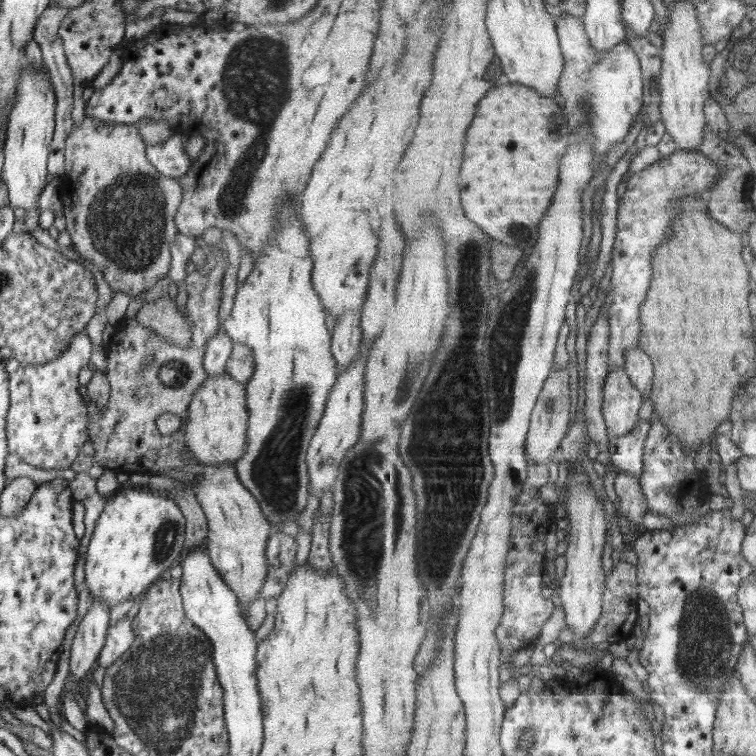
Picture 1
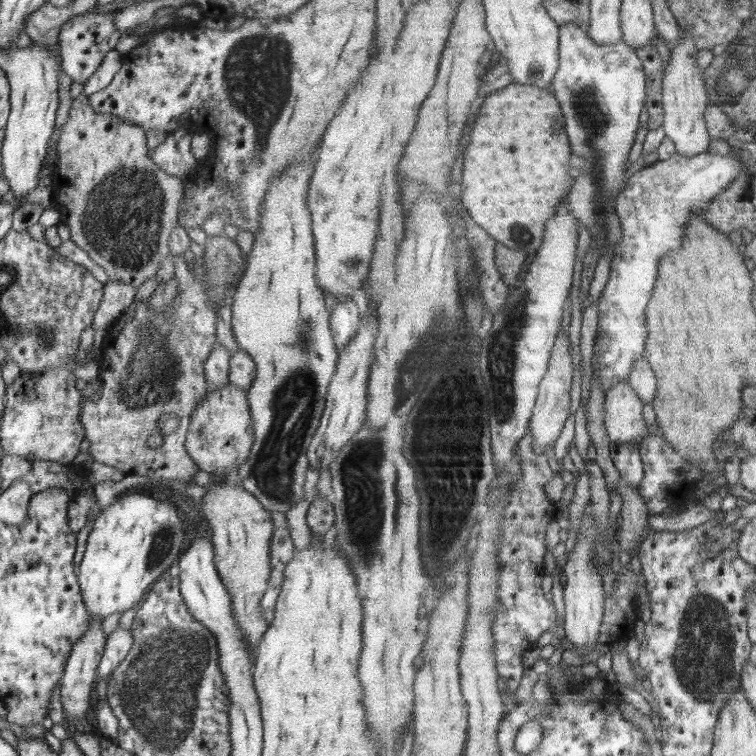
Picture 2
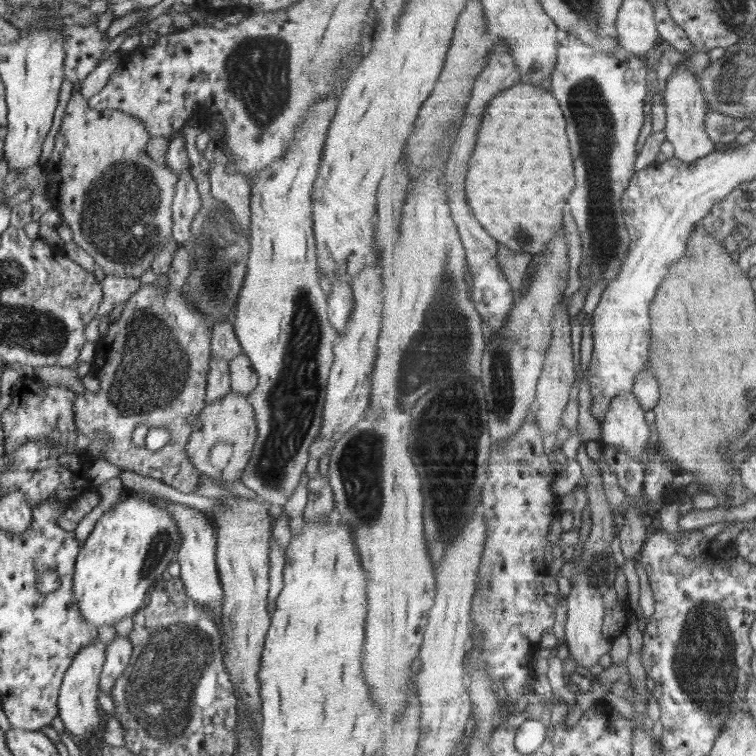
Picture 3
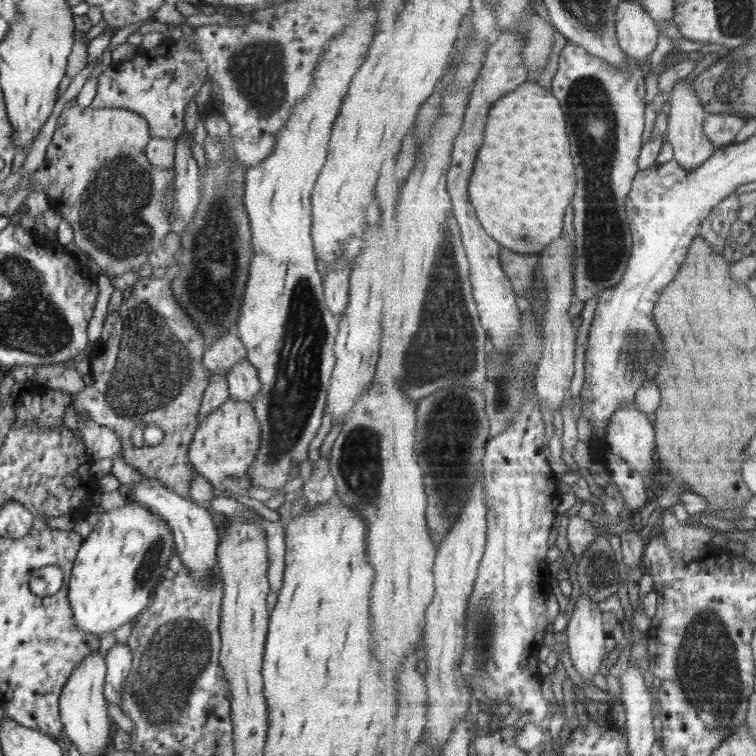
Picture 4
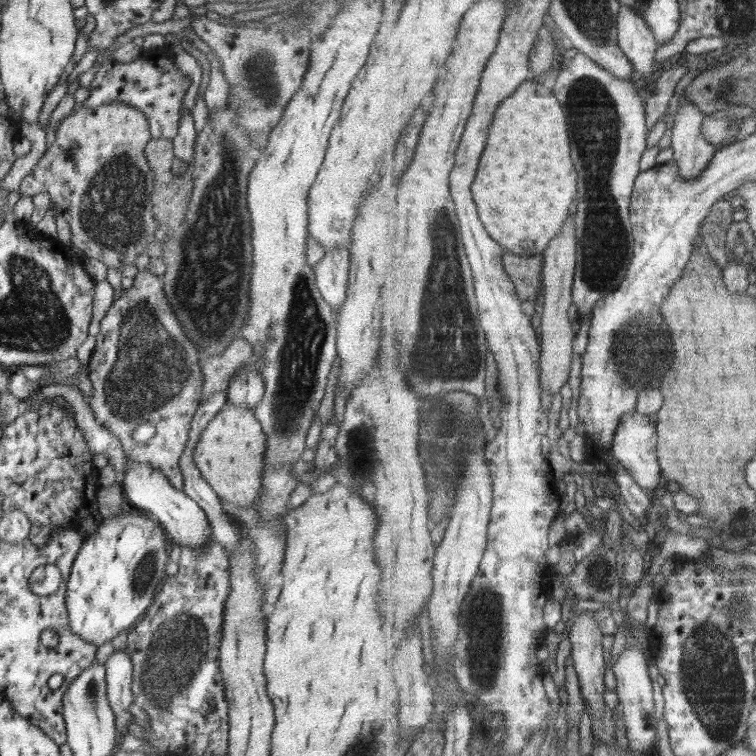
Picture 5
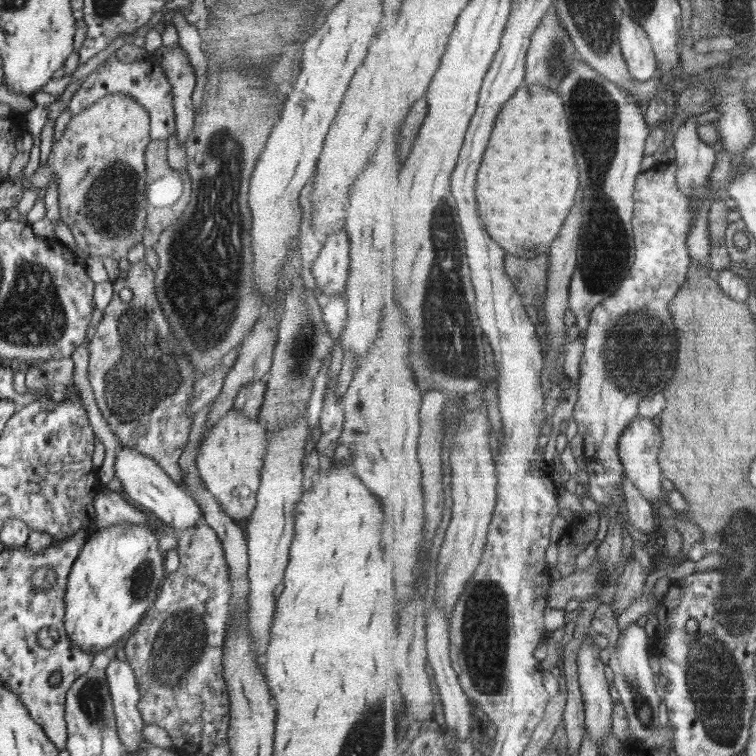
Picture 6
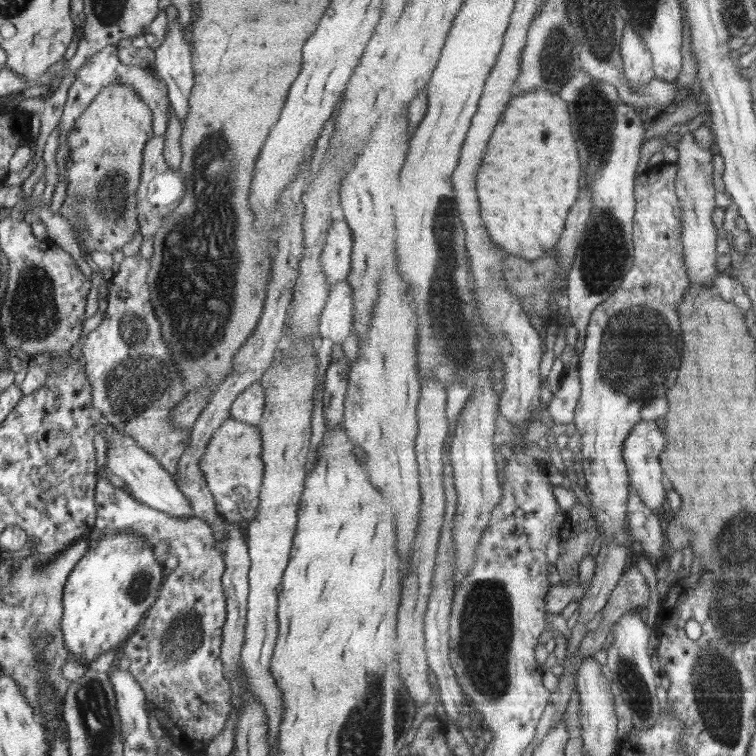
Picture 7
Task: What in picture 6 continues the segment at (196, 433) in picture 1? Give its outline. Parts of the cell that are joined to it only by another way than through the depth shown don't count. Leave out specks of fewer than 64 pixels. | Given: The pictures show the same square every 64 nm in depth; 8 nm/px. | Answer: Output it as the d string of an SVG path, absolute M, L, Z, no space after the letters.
M232 408L208 429L206 437L202 438L201 446L195 450L197 456L195 463L200 473L200 478L210 493L214 495L214 499L220 503L224 513L236 521L248 520L252 511L254 511L254 507L256 507L261 470L268 444L267 430L263 423L260 420L250 419L240 409Z

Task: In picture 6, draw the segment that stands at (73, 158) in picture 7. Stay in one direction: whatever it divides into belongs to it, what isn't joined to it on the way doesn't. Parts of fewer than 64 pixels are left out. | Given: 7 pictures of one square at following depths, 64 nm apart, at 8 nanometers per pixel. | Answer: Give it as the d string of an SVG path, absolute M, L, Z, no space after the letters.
M108 94L94 102L92 106L71 117L62 137L53 145L53 149L44 166L22 180L23 191L45 191L56 180L60 217L72 231L77 250L93 258L112 258L124 260L133 246L143 242L146 232L146 176L145 152L151 141L150 116L134 98L126 94Z

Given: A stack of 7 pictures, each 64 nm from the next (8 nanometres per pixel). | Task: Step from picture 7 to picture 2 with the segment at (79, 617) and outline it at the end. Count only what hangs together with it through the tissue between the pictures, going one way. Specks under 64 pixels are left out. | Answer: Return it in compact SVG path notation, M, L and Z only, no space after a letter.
M126 491L96 517L86 544L86 550L77 576L82 602L89 616L98 615L102 620L108 614L137 608L152 585L162 579L164 570L174 565L186 547L185 523L178 510L144 493Z

